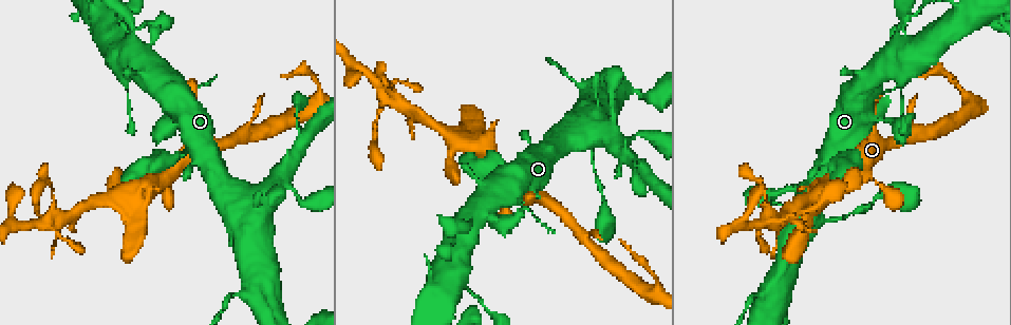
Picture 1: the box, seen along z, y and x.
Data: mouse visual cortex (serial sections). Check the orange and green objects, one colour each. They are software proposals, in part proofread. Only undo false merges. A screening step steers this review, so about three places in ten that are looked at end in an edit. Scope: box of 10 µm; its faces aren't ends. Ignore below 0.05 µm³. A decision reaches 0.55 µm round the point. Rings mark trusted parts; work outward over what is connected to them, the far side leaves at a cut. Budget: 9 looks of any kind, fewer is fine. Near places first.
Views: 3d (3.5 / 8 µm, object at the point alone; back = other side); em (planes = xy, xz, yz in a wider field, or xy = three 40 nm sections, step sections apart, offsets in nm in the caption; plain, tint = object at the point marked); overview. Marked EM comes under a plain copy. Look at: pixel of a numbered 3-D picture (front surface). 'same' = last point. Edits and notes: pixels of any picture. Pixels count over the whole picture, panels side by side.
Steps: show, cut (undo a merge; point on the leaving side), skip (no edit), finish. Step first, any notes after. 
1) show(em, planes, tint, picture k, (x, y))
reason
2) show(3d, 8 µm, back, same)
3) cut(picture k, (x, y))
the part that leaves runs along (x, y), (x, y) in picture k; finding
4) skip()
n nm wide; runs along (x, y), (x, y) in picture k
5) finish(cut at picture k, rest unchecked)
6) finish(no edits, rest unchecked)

show(3d, 3.5 µm, picture 1, (470, 219))
sudden change in width

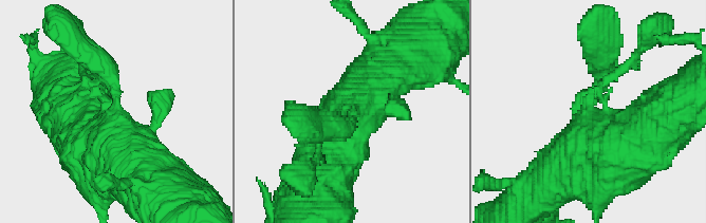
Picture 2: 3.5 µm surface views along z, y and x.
show(em, xy, step 3, tint, picture 2, (588, 127))
shape alone is not enough

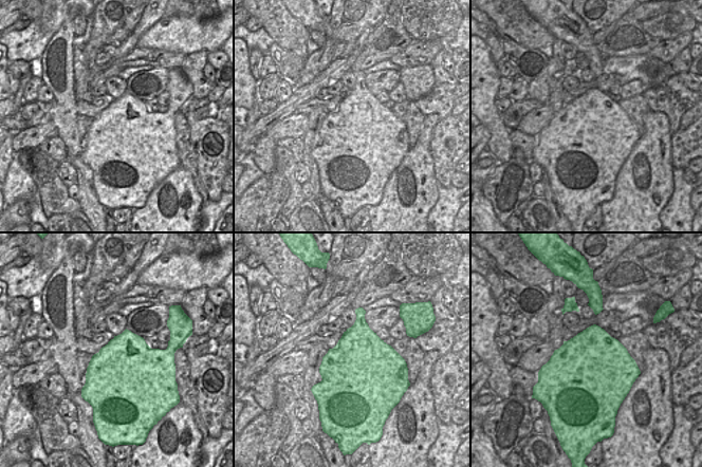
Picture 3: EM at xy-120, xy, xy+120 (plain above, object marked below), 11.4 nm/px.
show(em, xy, step 1, tint, same)

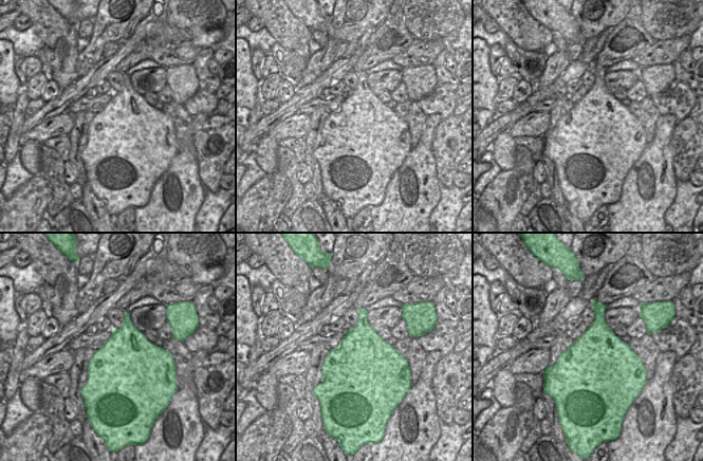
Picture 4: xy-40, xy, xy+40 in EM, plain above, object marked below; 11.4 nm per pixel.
skip()
runs along (390, 67), (348, 110), (324, 170) in picture 2; one cell here

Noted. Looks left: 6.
show(3d, 8 µm, picture 1, (819, 221))
sharp bend

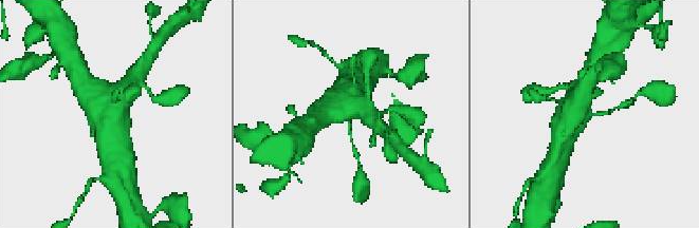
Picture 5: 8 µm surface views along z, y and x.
show(em, xy, step 2, tint, same)
shape alone is not enough

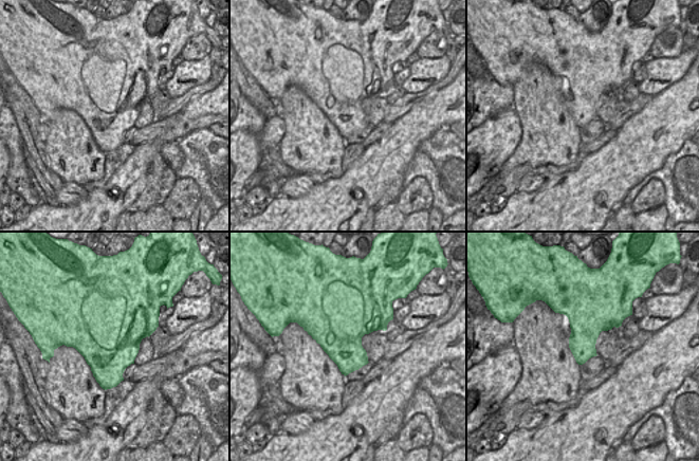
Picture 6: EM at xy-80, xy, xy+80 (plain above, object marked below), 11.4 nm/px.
skip()
continuous, no second cell

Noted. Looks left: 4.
show(3d, 3.5 µm, picture 1, (593, 93))
sudden change in width

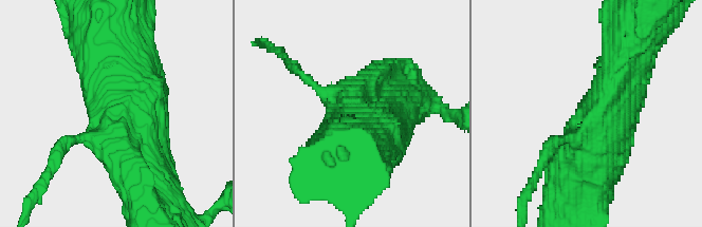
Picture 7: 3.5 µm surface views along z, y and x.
show(em, xy, step 1, tint, picture 7, (589, 130))

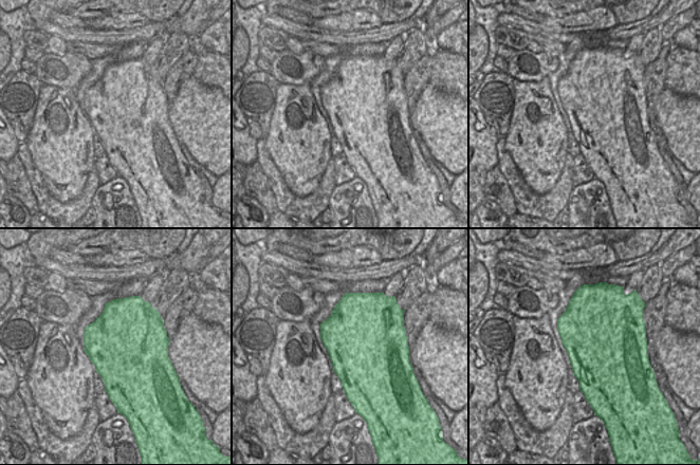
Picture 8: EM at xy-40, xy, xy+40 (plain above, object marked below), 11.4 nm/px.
skip()
900 nm wide; runs along (627, 61), (587, 191) in picture 7; all the same cell

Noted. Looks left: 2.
show(3d, 3.5 µm, picture 1, (53, 220))
sharp bend

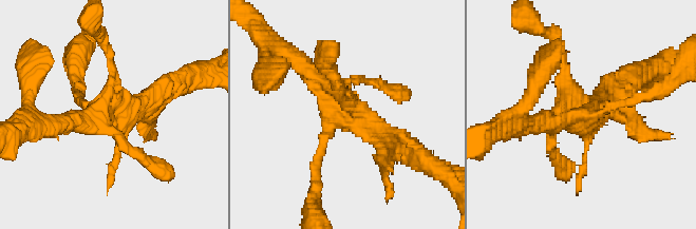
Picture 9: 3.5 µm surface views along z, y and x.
show(em, xy, step 5, tint, picture 9, (344, 110))

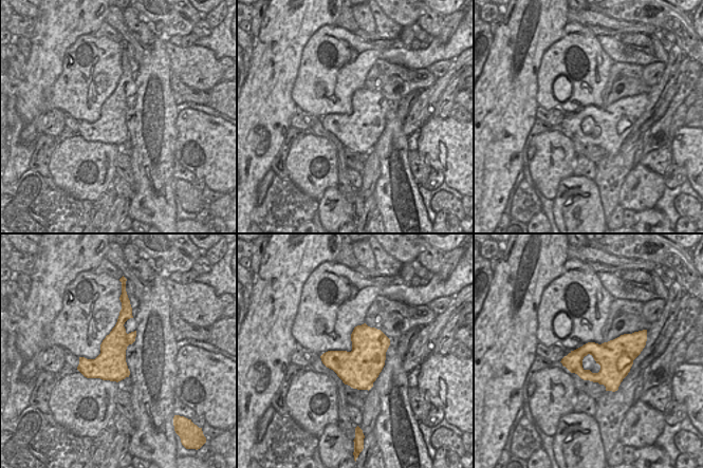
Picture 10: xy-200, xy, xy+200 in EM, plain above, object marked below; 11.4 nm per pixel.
skip()
runs along (405, 147), (345, 111), (294, 60) in picture 9; all the same cell

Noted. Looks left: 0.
finish(no edits, rest unchecked)

